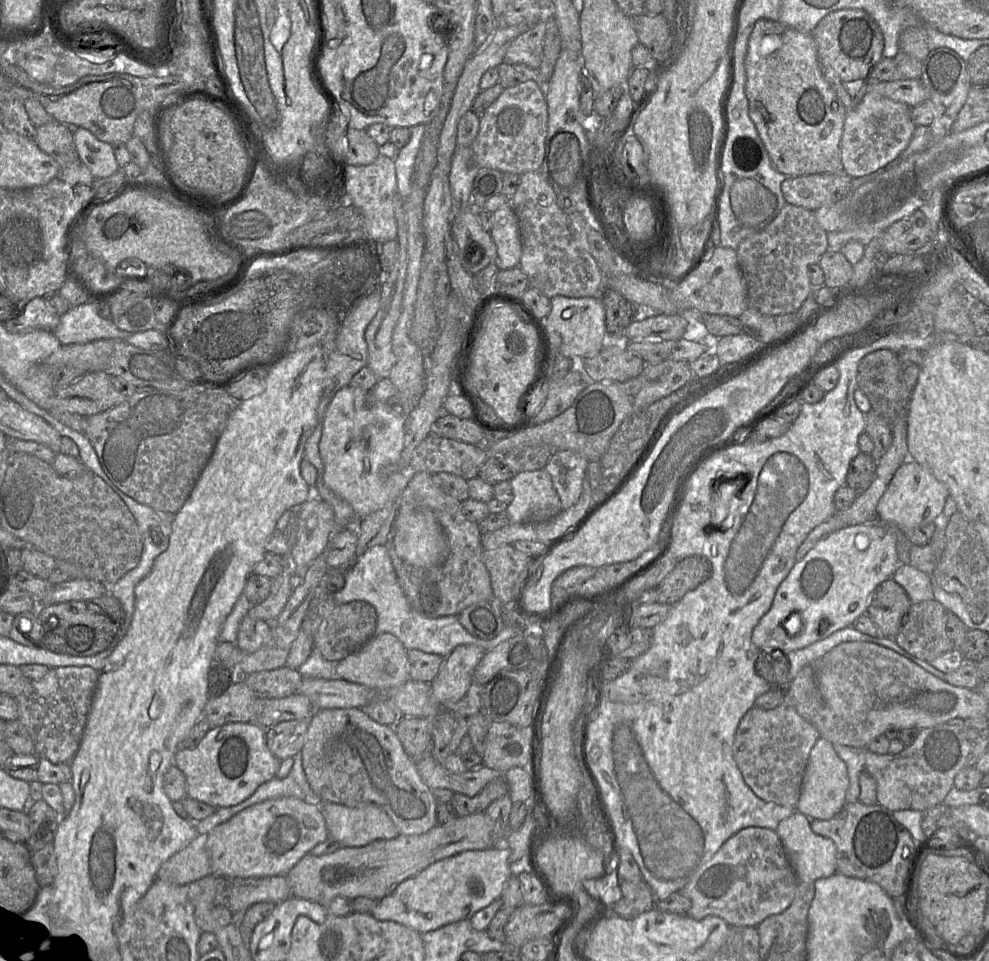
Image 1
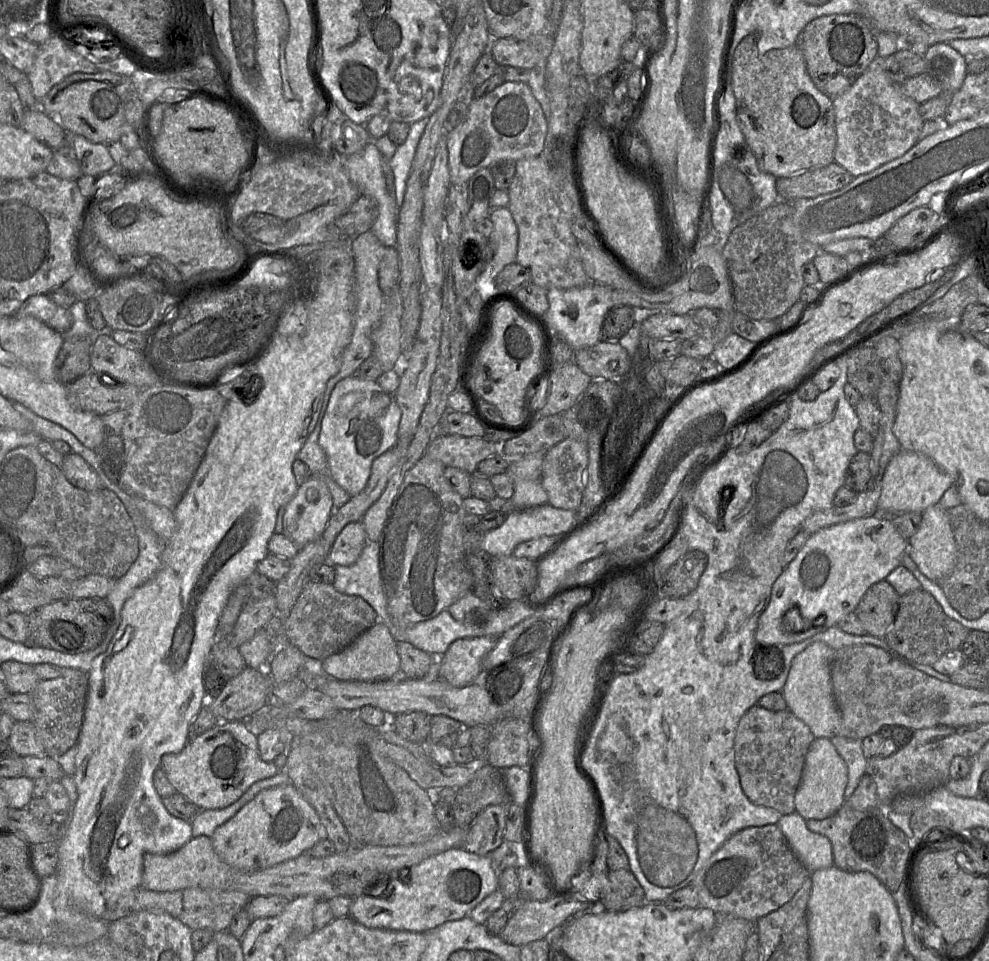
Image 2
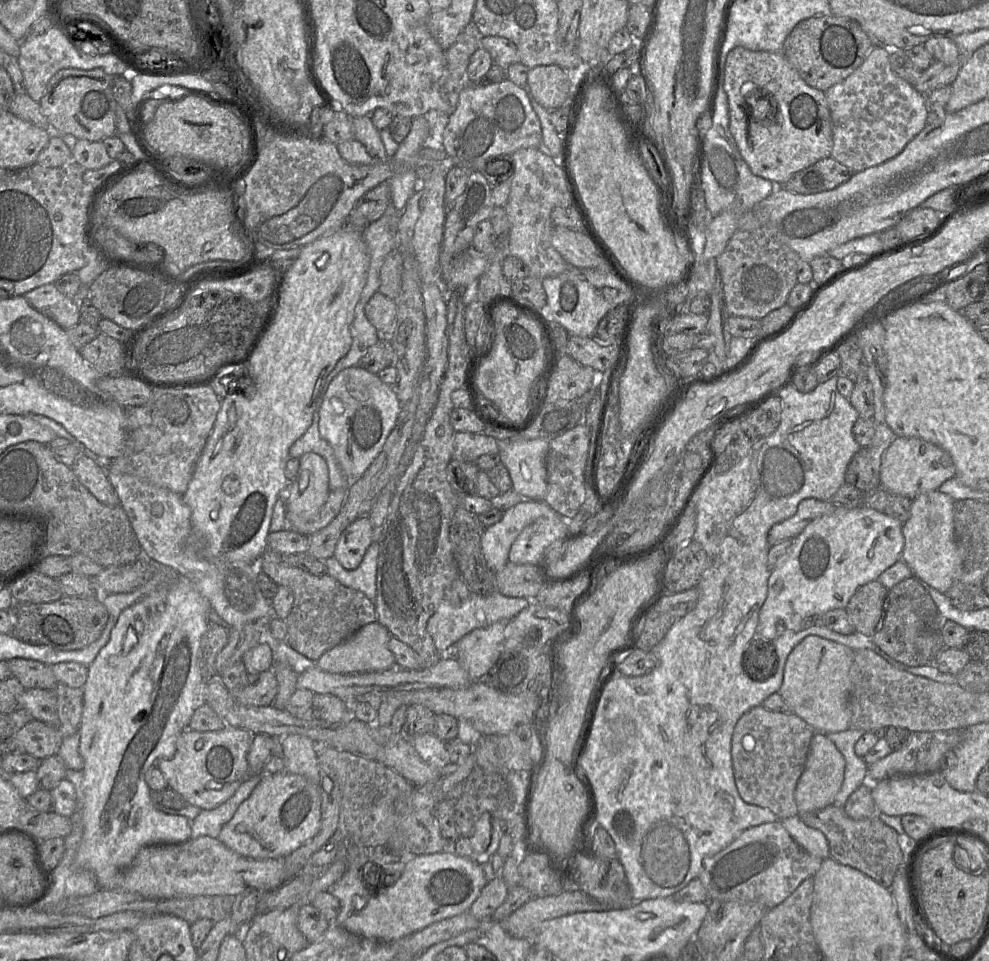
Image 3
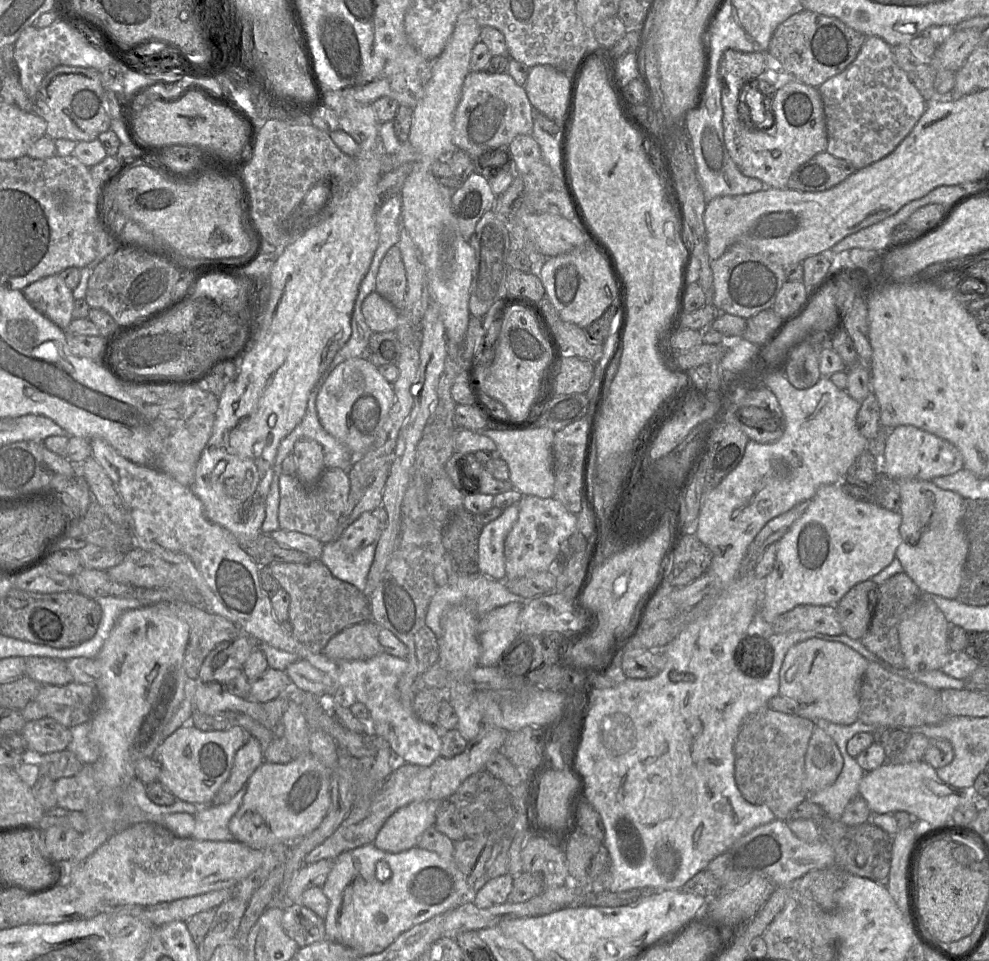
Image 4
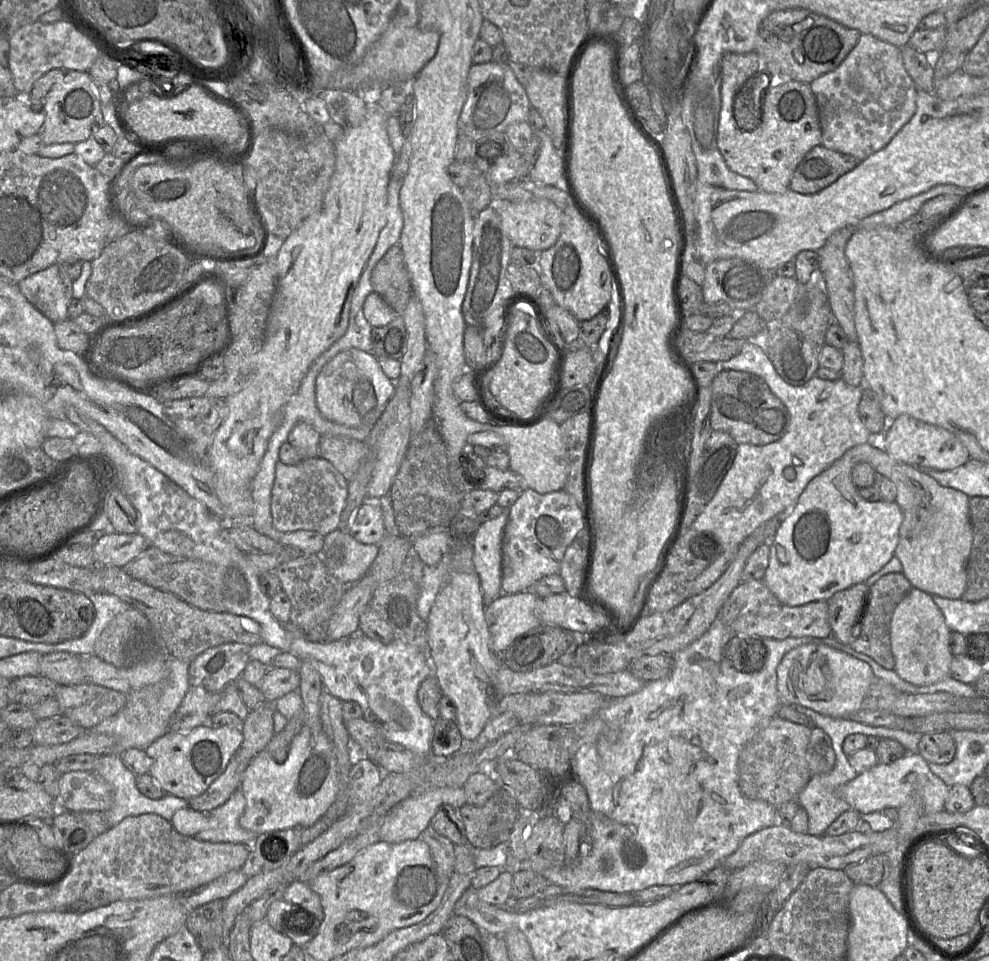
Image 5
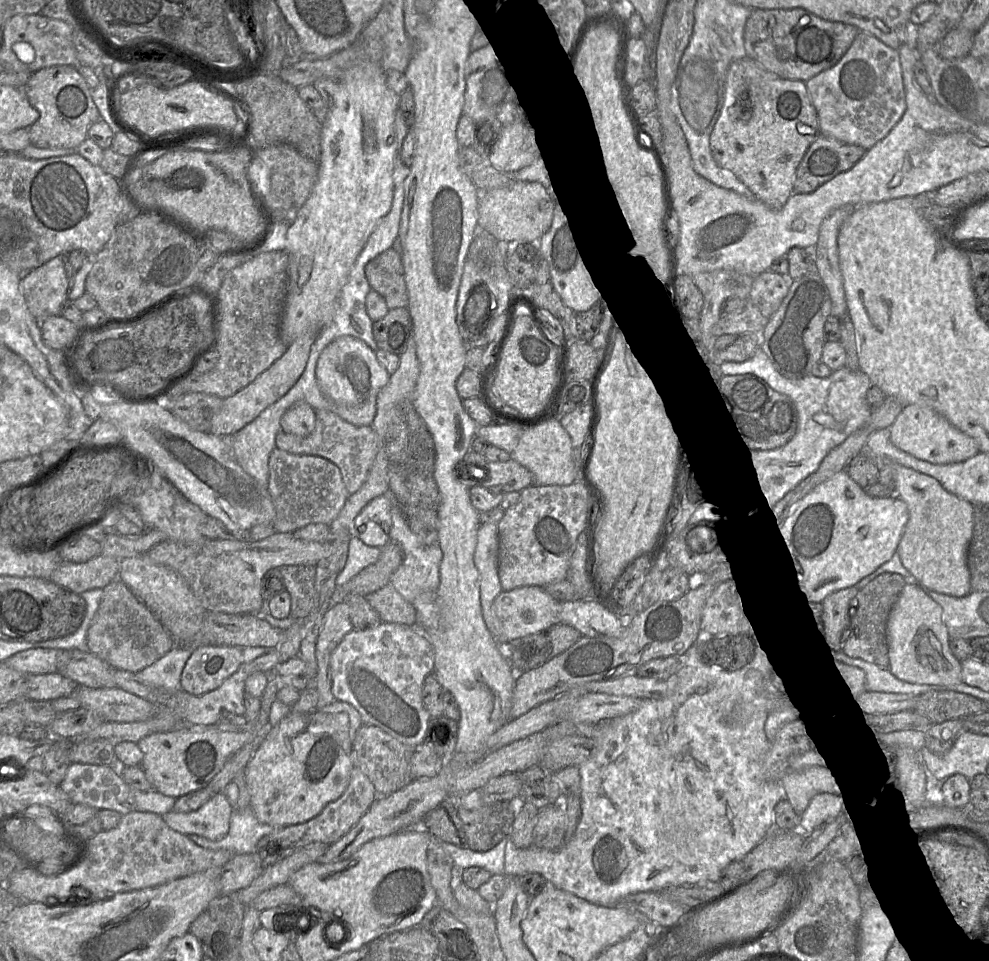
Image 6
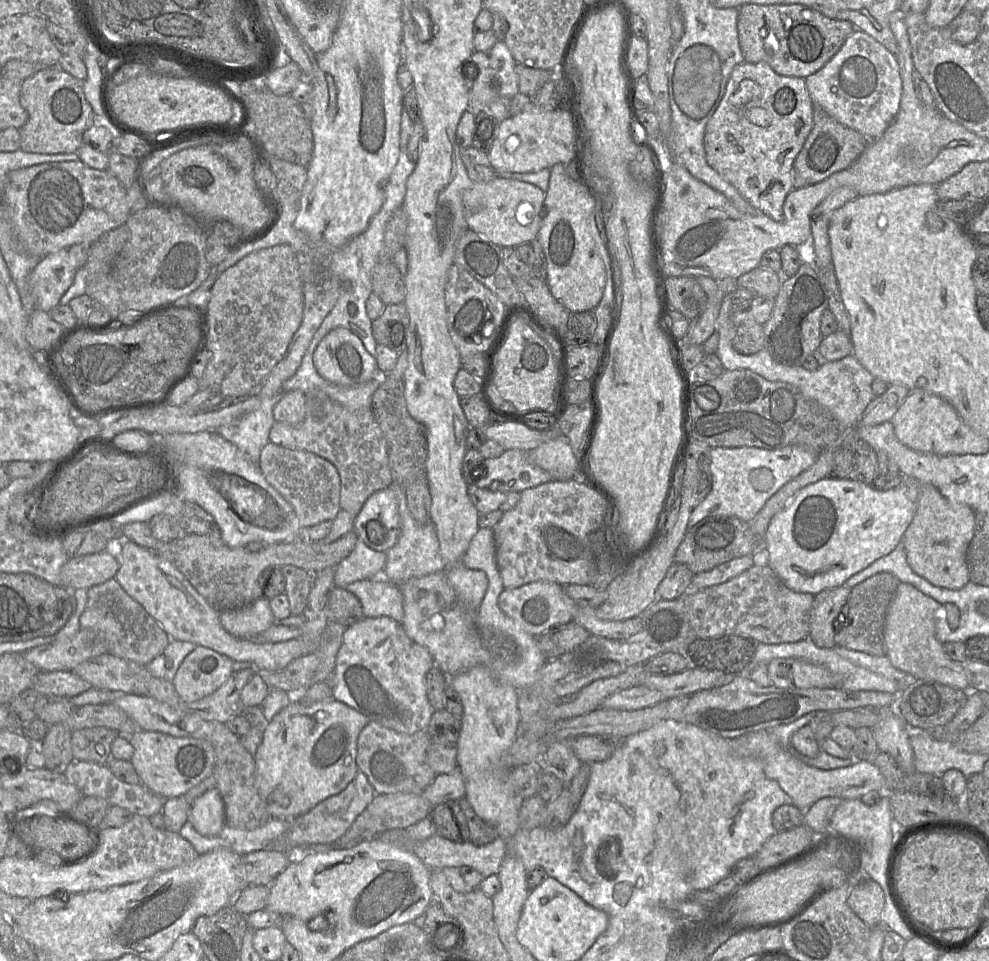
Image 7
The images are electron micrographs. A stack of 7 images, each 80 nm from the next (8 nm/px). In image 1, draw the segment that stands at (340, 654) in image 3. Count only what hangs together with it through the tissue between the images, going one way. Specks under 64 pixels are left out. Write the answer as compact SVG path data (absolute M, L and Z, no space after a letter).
M384 633L374 636L358 651L337 662L336 674L339 680L387 691L410 679L407 650L392 634Z

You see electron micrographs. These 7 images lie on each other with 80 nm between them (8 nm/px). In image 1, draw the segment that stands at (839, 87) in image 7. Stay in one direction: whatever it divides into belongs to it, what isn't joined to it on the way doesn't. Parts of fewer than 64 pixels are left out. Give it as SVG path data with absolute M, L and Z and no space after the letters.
M868 90L861 102L846 113L840 142L845 173L852 178L871 175L898 159L916 129L907 105Z

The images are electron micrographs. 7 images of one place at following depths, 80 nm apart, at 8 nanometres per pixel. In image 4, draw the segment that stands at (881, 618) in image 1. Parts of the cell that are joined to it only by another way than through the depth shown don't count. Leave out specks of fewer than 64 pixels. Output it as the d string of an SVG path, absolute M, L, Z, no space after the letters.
M871 579L860 582L835 605L845 635L860 640L866 634L877 602L877 588Z

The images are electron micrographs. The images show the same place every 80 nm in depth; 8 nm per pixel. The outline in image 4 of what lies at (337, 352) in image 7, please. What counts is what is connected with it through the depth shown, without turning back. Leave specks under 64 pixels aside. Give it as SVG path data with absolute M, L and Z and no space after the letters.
M358 357L345 360L328 374L319 388L316 408L322 427L358 457L376 440L394 400L392 383L370 361Z

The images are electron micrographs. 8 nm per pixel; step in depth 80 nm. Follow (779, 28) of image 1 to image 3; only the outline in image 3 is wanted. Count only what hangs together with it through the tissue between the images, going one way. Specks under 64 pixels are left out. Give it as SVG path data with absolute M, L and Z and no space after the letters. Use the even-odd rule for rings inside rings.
M741 46L731 49L725 59L723 89L728 99L730 132L754 175L782 185L797 172L831 157L832 122L825 92L809 86L781 52L752 51ZM751 94L764 95L770 100L778 110L777 123L764 126L754 118L747 102Z

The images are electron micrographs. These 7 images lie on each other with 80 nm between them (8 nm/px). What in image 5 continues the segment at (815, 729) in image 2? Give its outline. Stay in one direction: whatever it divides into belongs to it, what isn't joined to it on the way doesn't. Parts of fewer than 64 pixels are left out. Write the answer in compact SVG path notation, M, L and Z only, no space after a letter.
M805 644L790 650L776 673L781 703L800 705L833 718L848 718L861 710L875 679L869 664L824 644Z

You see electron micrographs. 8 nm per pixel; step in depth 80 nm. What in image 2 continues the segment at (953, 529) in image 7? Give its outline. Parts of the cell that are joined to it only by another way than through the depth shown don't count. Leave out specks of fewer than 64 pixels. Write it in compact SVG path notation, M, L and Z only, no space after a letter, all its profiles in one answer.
M939 503L922 512L921 524L908 541L908 553L919 570L930 580L941 582L953 571L956 565L957 550L948 514Z

